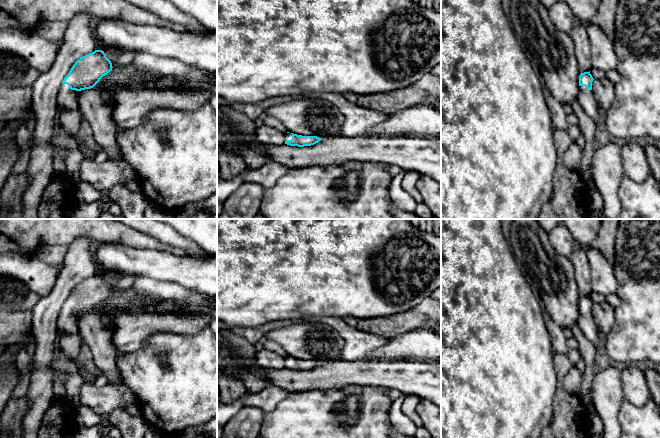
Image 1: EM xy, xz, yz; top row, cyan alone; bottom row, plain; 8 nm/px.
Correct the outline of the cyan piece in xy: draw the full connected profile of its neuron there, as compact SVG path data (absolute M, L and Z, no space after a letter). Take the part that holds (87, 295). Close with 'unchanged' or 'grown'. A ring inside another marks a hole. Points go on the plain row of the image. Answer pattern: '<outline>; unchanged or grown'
M95 274L77 284L59 312L57 338L65 334L78 334L80 315L93 312L112 292L111 285L102 274Z; grown

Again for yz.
M589 296L581 297L579 300L579 319L577 325L584 336L593 343L597 352L602 354L603 349L599 346L599 330L592 317L593 301Z; grown

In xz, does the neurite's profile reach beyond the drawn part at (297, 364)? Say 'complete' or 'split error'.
split error

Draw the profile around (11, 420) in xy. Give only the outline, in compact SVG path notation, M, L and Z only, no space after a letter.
M26 395L10 398L0 415L0 438L22 438L23 420L28 410Z

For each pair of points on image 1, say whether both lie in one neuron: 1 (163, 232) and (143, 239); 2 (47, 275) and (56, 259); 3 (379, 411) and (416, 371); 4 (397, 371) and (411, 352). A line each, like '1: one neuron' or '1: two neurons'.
1: two neurons
2: two neurons
3: two neurons
4: two neurons

